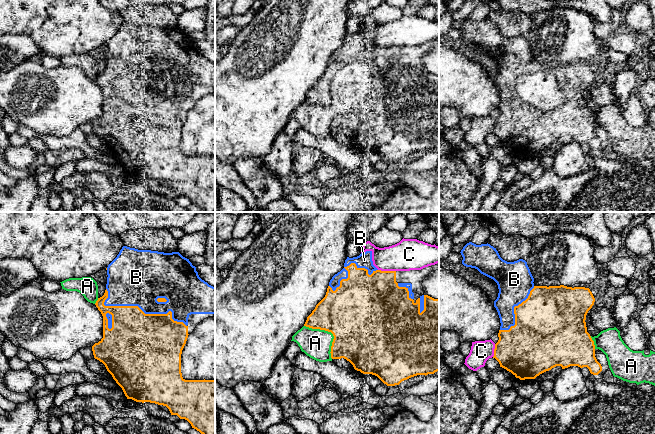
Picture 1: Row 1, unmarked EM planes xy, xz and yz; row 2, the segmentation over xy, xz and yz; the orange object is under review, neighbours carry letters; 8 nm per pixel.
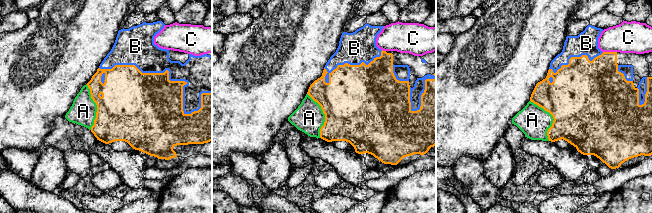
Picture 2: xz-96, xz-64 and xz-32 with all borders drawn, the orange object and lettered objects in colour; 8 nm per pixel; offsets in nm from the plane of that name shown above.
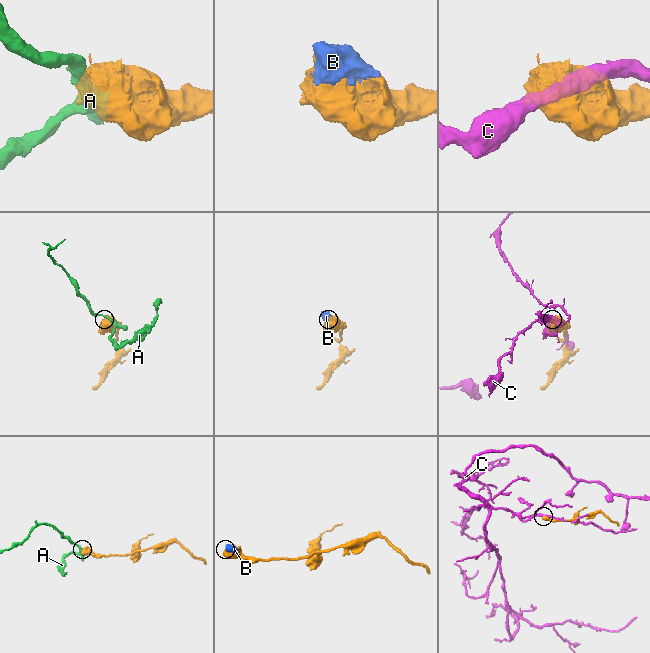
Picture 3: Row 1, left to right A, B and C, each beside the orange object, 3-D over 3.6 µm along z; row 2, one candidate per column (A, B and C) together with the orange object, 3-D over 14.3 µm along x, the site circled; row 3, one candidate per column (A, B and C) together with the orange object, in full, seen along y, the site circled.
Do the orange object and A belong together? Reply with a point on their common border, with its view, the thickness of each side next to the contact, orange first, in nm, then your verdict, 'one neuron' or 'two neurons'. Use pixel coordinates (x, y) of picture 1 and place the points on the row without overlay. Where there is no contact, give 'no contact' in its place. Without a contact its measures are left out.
xz (330, 107) | 500/240 nm | two neurons

